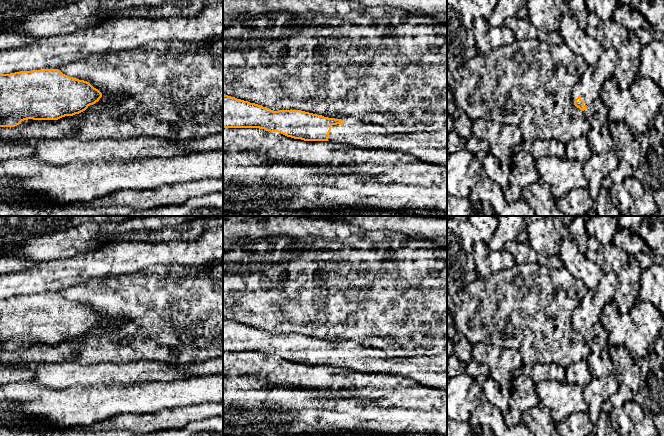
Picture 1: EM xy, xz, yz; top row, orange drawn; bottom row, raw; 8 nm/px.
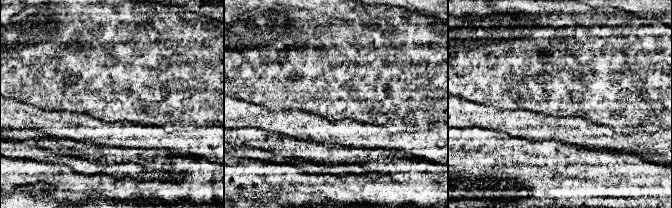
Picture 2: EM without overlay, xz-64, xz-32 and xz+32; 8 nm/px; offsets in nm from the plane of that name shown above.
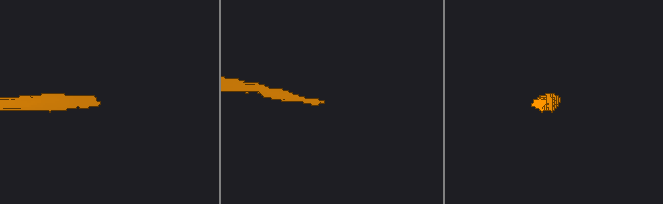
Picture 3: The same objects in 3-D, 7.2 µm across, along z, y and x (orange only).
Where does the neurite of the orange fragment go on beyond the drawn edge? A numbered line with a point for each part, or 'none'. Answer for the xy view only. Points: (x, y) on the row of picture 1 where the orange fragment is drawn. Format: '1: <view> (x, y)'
none

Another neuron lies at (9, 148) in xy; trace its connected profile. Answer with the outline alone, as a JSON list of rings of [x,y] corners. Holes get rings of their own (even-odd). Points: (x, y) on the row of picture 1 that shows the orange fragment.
[[[0,139],[0,162],[14,158],[32,157],[35,148],[28,140]]]

